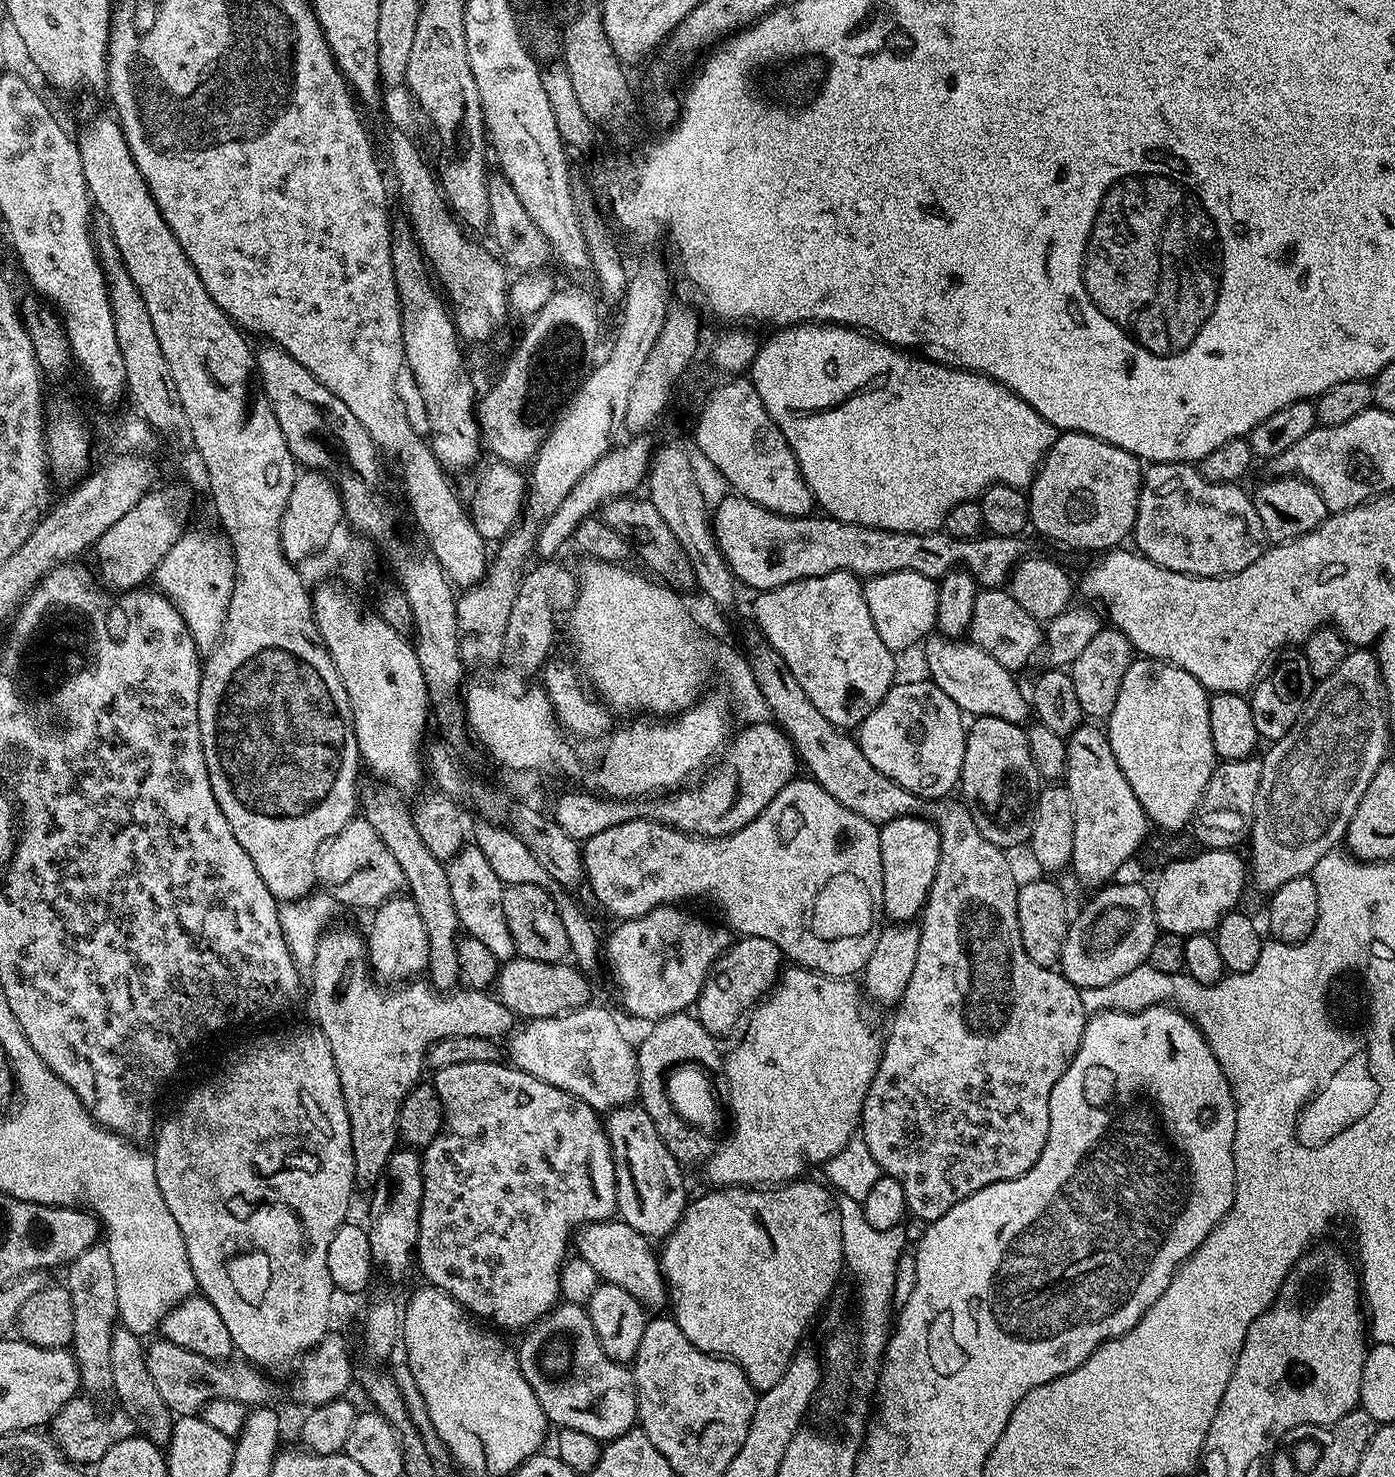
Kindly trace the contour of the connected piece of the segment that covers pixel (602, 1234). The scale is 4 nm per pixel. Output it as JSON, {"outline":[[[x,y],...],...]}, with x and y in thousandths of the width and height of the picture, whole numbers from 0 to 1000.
{"outline":[[[444,825],[429,826],[428,829],[420,829],[411,837],[412,847],[426,857],[431,867],[446,871],[449,876],[452,876],[456,881],[467,887],[473,882],[478,881],[480,877],[477,862],[474,858],[471,846],[467,846],[468,840],[461,837],[457,833],[452,831]]]}

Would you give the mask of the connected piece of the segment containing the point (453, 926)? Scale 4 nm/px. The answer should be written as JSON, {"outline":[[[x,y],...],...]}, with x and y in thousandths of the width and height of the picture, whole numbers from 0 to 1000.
{"outline":[[[275,529],[266,530],[262,534],[260,531],[257,536],[257,544],[259,548],[260,555],[264,555],[265,559],[268,559],[268,562],[271,562],[271,566],[274,567],[274,570],[277,570],[277,574],[280,575],[280,578],[282,578],[282,581],[288,586],[292,603],[295,609],[300,613],[300,619],[303,619],[303,627],[305,627],[307,636],[306,657],[310,658],[310,661],[308,660],[310,668],[316,670],[326,670],[330,664],[327,637],[330,627],[328,619],[325,616],[325,608],[323,608],[323,596],[319,583],[312,580],[303,570],[302,565],[300,565],[295,556],[296,550],[292,546],[291,547],[287,543],[287,540],[282,538]]]}

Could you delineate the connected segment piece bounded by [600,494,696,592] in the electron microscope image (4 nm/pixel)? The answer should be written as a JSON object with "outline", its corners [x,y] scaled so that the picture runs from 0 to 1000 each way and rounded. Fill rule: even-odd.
{"outline":[[[444,335],[434,339],[430,343],[430,350],[433,354],[442,359],[454,370],[455,376],[469,387],[475,395],[482,400],[492,401],[499,398],[499,387],[496,381],[488,371],[488,368],[475,351],[469,341],[464,337],[454,335]]]}

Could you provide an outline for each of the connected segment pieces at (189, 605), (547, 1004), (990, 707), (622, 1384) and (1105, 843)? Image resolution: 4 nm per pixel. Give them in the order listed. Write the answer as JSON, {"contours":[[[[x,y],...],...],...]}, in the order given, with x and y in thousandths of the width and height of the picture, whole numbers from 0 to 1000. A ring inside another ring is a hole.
{"contours":[[[[152,360],[130,362],[116,378],[111,386],[110,393],[113,393],[111,395],[114,400],[130,416],[141,438],[144,440],[152,439],[161,426],[162,413],[165,410],[169,393],[169,382],[166,380],[166,370],[163,369],[163,364],[160,362],[154,363]]],[[[371,647],[359,652],[358,657],[356,659],[354,672],[371,689],[385,691],[419,682],[422,679],[422,663],[419,659],[409,652],[392,653]]],[[[668,429],[662,434],[665,457],[685,475],[689,483],[695,485],[712,485],[725,490],[733,491],[738,485],[738,474],[728,460],[726,453],[718,451],[707,440],[691,432],[680,432]],[[735,487],[735,487],[734,487]]],[[[399,884],[376,903],[370,914],[371,921],[394,963],[423,971],[431,976],[440,975],[455,966],[457,944],[453,928],[432,914],[425,896],[416,884]]],[[[775,490],[773,493],[768,495],[768,498],[765,499],[764,503],[766,505],[766,521],[764,523],[764,533],[767,538],[767,543],[768,544],[768,550],[770,551],[770,575],[768,576],[768,590],[771,590],[771,593],[782,603],[788,602],[789,600],[794,599],[798,595],[797,593],[811,579],[818,576],[819,572],[822,569],[824,565],[824,556],[823,552],[819,548],[819,546],[816,543],[816,540],[813,540],[813,535],[810,535],[810,529],[807,529],[807,527],[804,524],[804,521],[801,519],[801,516],[799,513],[799,510],[796,508],[796,502],[793,498],[792,494],[782,493],[782,490]]]]}

